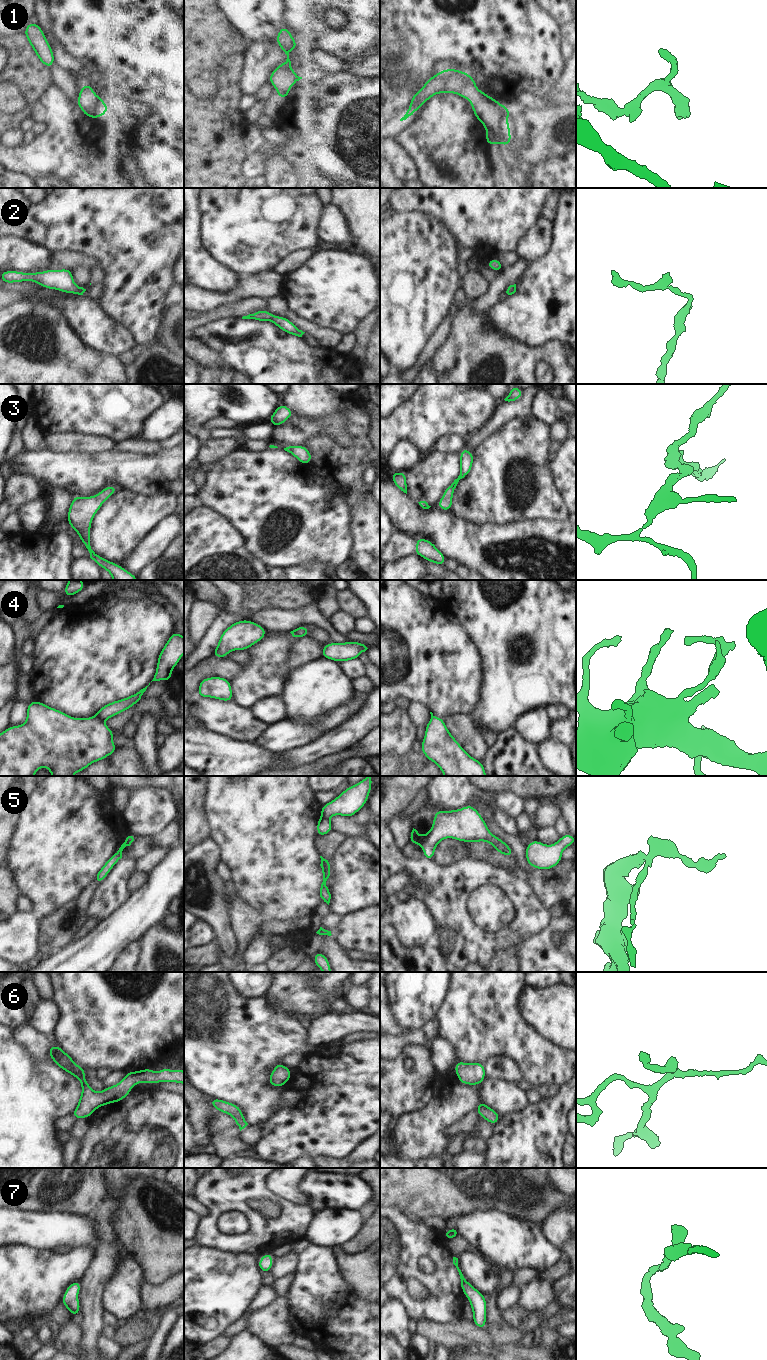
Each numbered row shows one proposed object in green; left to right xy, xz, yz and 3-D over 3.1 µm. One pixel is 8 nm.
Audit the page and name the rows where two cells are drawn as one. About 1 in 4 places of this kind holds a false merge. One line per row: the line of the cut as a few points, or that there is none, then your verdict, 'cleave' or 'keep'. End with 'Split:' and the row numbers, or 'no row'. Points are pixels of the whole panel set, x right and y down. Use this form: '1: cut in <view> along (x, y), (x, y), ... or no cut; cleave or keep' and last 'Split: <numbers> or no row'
1: no cut; keep
2: no cut; keep
3: no cut; keep
4: cut in xy along (96, 715), (103, 721); cleave
5: cut in yz along (423, 836), (420, 844); cleave
6: no cut; keep
7: no cut; keep
Split: 4, 5

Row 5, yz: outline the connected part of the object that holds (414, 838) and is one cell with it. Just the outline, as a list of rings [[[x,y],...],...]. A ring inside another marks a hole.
[[[413,828],[411,834],[409,835],[410,842],[413,844],[421,845],[423,836],[418,834],[418,831]]]

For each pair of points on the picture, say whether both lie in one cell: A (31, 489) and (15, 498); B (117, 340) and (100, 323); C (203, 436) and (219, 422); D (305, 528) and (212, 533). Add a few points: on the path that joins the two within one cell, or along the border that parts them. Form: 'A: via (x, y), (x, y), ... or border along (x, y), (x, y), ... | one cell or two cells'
A: via (27, 489), (24, 489), (19, 494) | one cell
B: via (113, 336), (104, 327) | one cell
C: via (205, 431), (214, 423) | one cell
D: border along (223, 515), (240, 533), (250, 553) | two cells

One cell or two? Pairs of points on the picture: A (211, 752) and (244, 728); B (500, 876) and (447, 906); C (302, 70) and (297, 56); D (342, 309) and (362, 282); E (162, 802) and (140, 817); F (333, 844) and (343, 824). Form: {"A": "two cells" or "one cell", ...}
{"A": "two cells", "B": "one cell", "C": "one cell", "D": "one cell", "E": "one cell", "F": "two cells"}

